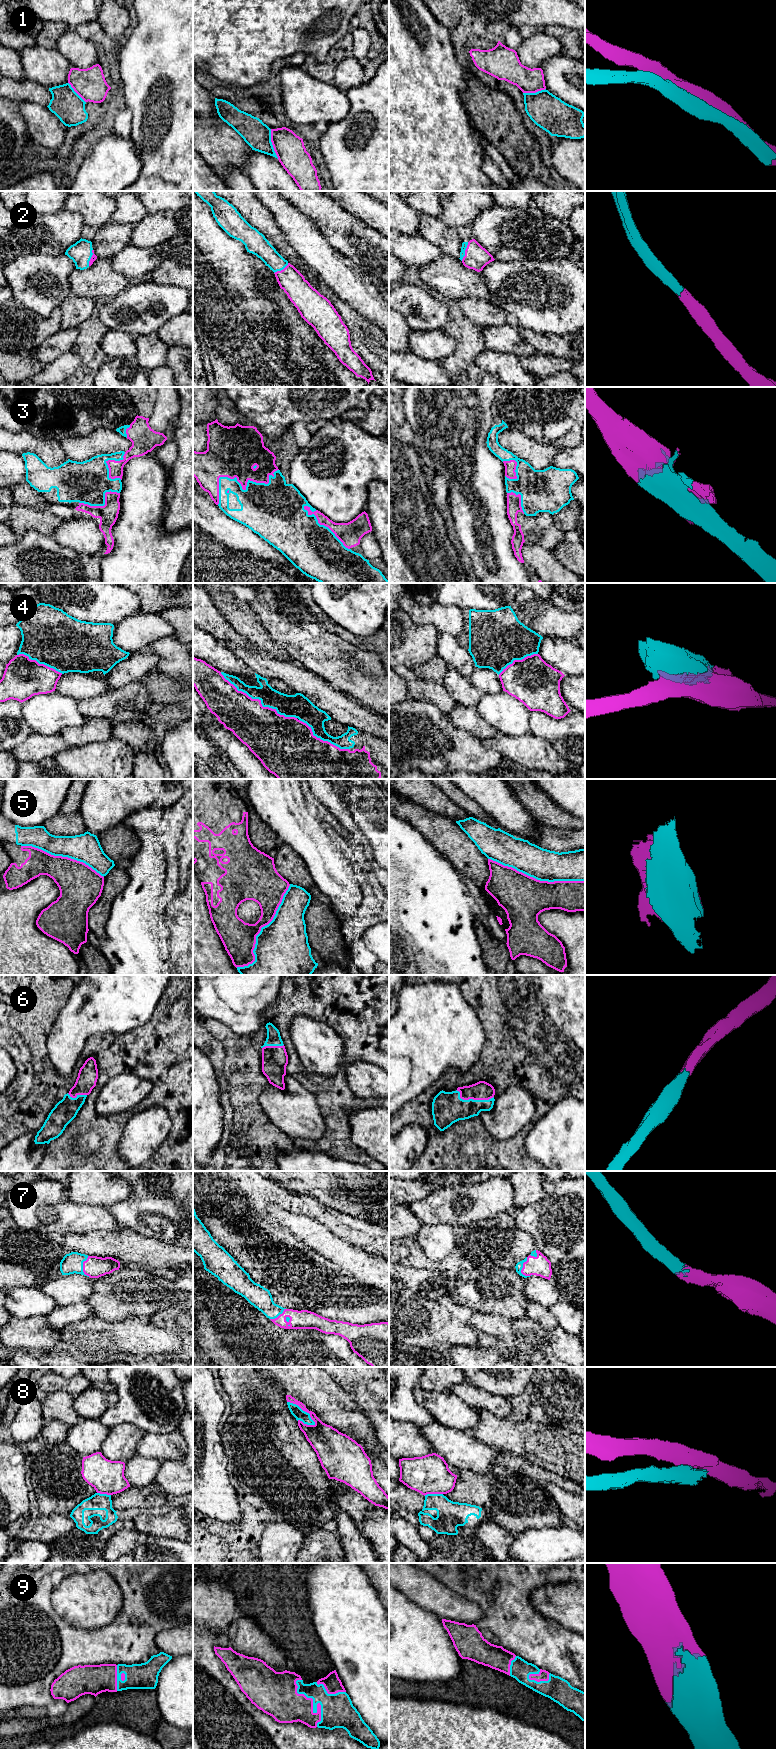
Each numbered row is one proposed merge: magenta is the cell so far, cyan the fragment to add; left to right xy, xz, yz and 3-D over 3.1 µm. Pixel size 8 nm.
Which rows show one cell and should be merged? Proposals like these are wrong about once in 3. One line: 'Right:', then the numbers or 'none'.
Right: 2, 3, 6, 7, 9

